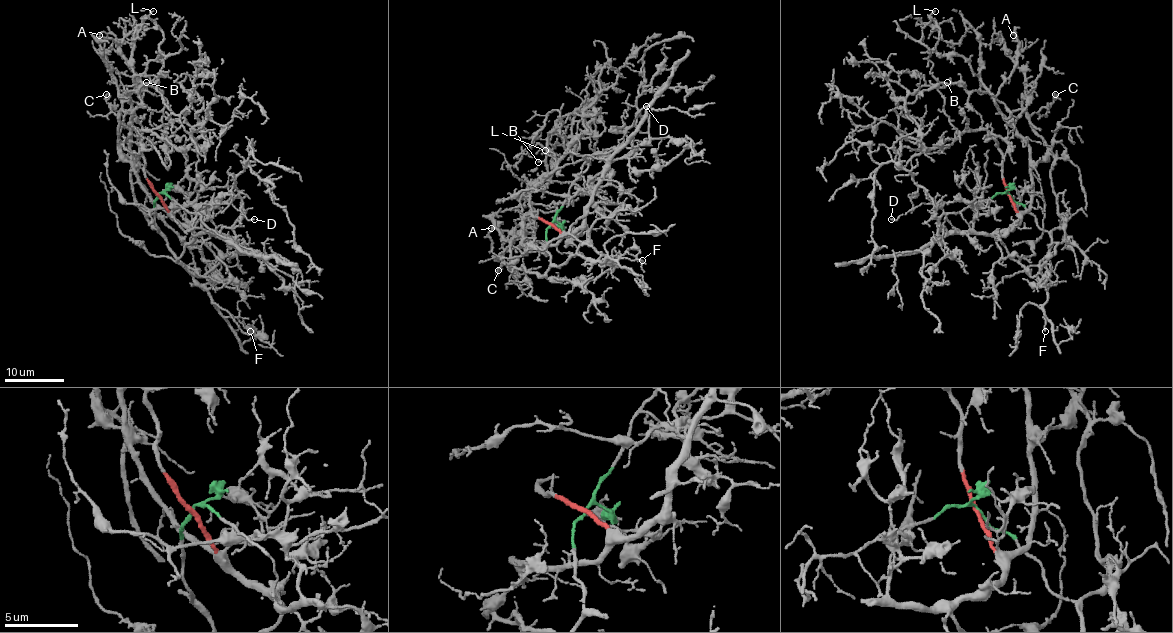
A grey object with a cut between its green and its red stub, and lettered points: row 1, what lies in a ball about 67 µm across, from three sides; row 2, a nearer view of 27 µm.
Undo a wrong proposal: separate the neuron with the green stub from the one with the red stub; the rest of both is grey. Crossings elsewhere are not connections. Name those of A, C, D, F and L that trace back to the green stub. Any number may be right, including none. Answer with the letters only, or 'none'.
C, D, F

